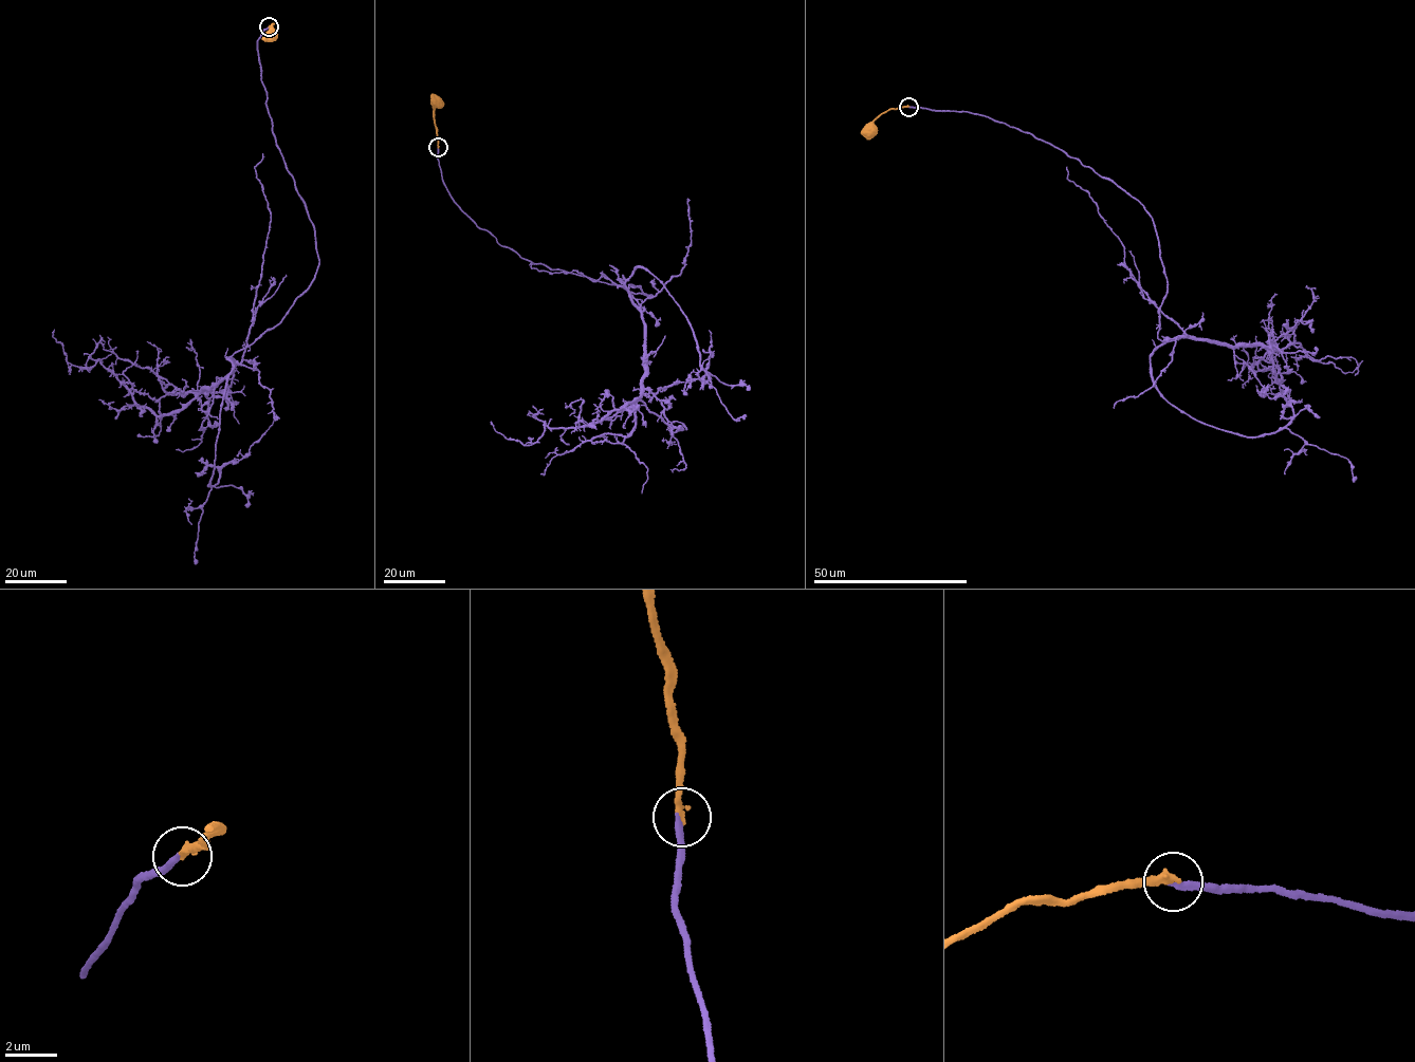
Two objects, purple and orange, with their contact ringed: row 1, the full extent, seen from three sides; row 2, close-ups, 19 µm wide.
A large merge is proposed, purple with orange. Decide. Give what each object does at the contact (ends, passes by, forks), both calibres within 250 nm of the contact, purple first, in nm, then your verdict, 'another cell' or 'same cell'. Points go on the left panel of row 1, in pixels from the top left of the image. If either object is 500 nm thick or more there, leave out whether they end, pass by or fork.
purple ends there; orange ends there; 240 nm thick on the purple side, 320 nm on the other; another cell

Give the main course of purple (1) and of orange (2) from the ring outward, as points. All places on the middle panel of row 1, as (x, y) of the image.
1: (438, 148), (497, 243), (653, 295), (628, 285), (637, 398), (529, 445), (491, 422)
2: (438, 147), (433, 108), (437, 100)

